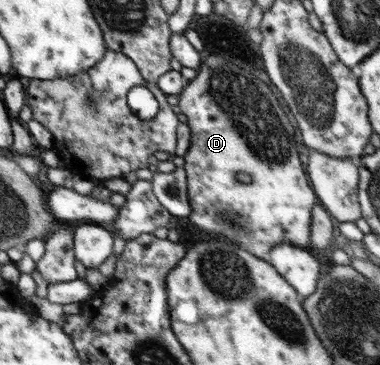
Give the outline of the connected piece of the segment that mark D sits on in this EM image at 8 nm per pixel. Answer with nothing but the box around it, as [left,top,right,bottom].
[177,56,319,260]

